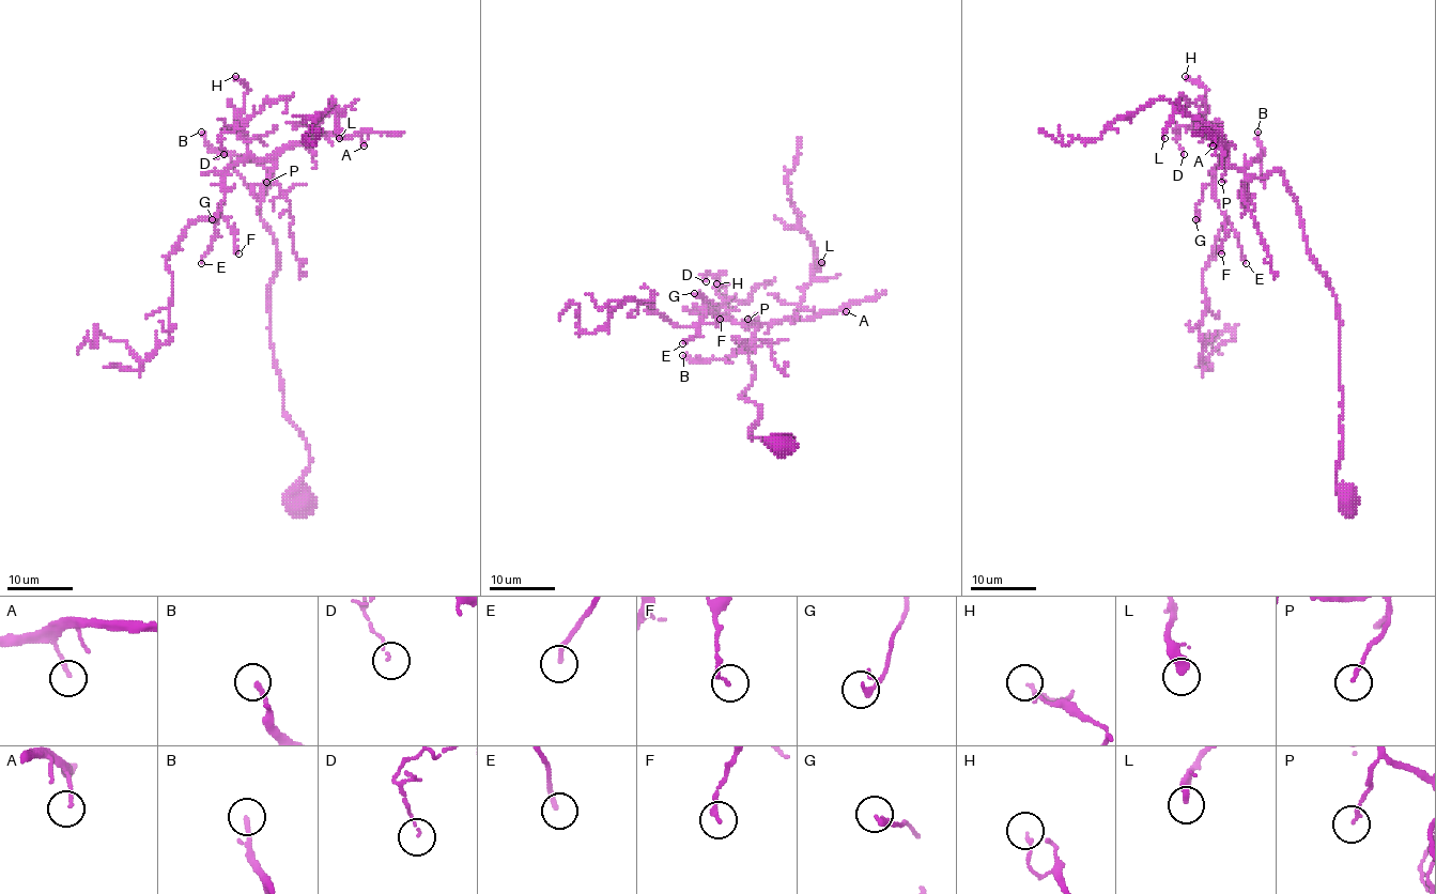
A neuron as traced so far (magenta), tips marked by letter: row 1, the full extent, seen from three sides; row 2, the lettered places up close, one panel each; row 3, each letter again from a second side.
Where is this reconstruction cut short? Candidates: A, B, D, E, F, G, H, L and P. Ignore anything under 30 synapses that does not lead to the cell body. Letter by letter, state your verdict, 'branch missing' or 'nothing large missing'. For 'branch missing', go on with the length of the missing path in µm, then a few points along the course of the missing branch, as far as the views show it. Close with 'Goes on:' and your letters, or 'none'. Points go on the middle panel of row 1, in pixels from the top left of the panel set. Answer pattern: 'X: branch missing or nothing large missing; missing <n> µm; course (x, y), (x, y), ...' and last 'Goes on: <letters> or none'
A: nothing large missing
B: nothing large missing
D: nothing large missing
E: nothing large missing
F: nothing large missing
G: nothing large missing
H: nothing large missing
L: nothing large missing
P: nothing large missing
Goes on: none

